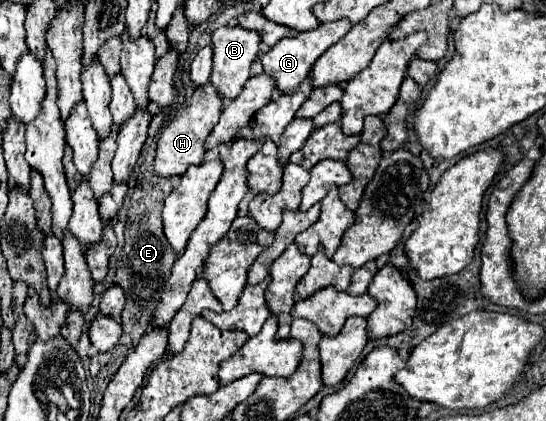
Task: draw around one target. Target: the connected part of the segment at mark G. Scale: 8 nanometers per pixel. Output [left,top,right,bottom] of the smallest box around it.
[257,20,351,94]

